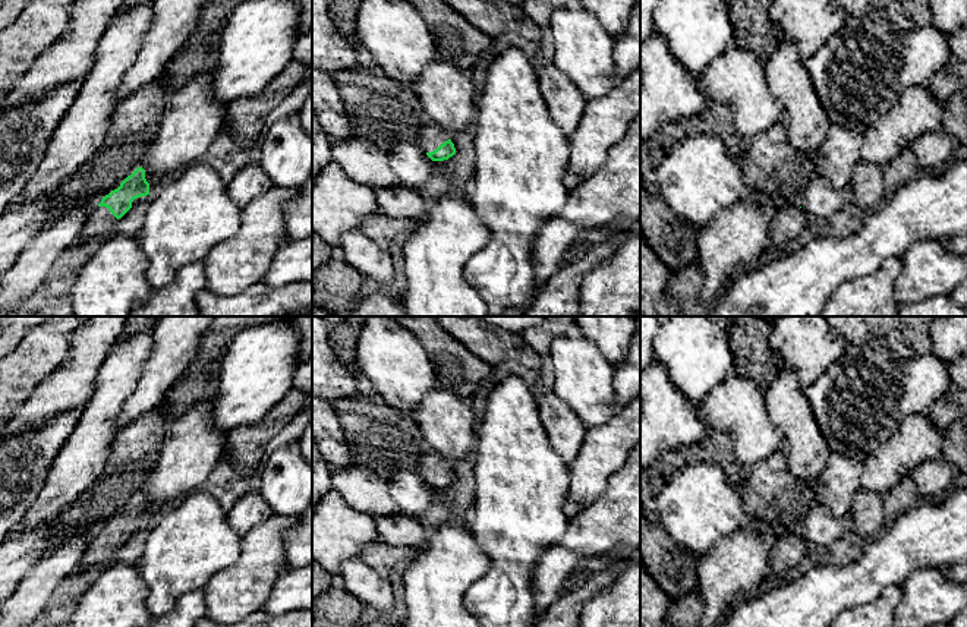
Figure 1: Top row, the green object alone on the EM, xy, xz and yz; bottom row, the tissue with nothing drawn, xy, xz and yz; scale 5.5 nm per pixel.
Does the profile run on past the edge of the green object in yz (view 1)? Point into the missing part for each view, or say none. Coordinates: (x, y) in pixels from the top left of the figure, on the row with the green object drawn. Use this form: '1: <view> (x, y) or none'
1: none

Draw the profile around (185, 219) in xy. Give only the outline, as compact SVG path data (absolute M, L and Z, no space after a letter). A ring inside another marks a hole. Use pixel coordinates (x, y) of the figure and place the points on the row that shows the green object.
M202 163L186 167L176 180L151 192L138 237L147 258L147 280L151 289L168 286L183 265L204 261L214 245L231 237L240 227L240 211L230 199L220 174Z

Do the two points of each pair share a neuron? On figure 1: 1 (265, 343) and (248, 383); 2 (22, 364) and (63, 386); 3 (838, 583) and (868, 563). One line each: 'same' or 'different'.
1: same
2: different
3: same

